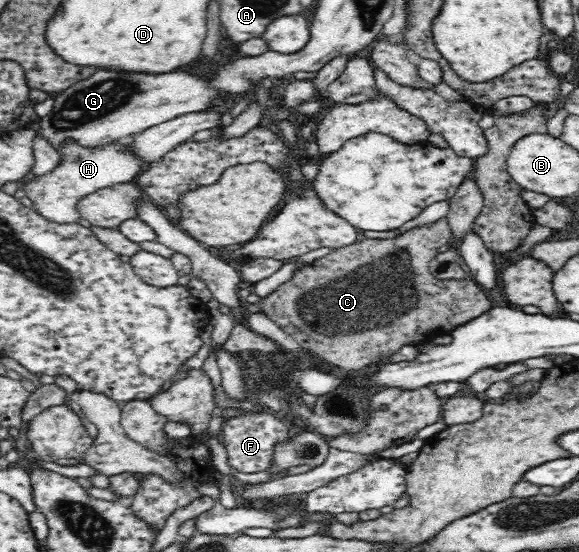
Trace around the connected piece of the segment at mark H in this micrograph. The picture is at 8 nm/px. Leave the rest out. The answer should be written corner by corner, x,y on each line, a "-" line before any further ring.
64,139
64,145
56,149
60,154
60,165
54,171
25,180
20,187
32,200
34,210
48,221
60,224
76,222
80,199
116,184
134,182
135,177
147,167
148,163
143,163
141,157
125,147
124,141
114,141
102,147
82,147
73,139

